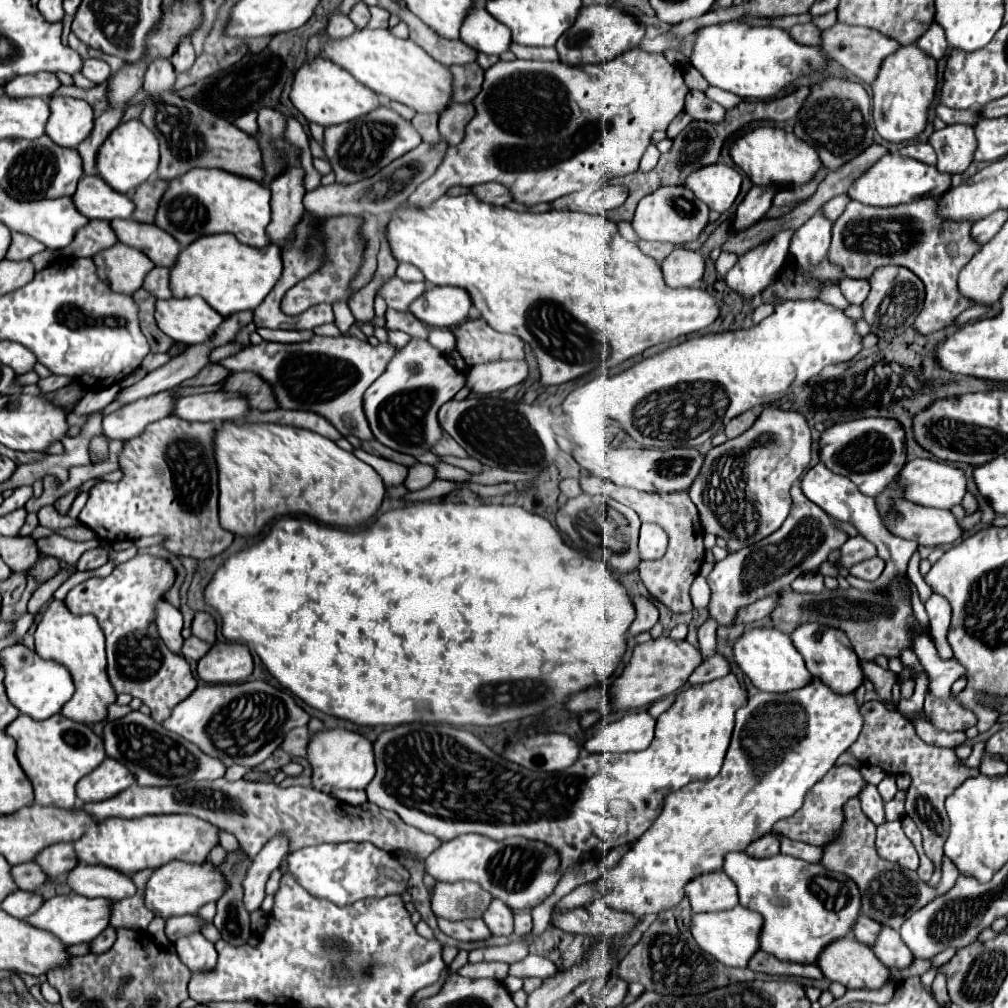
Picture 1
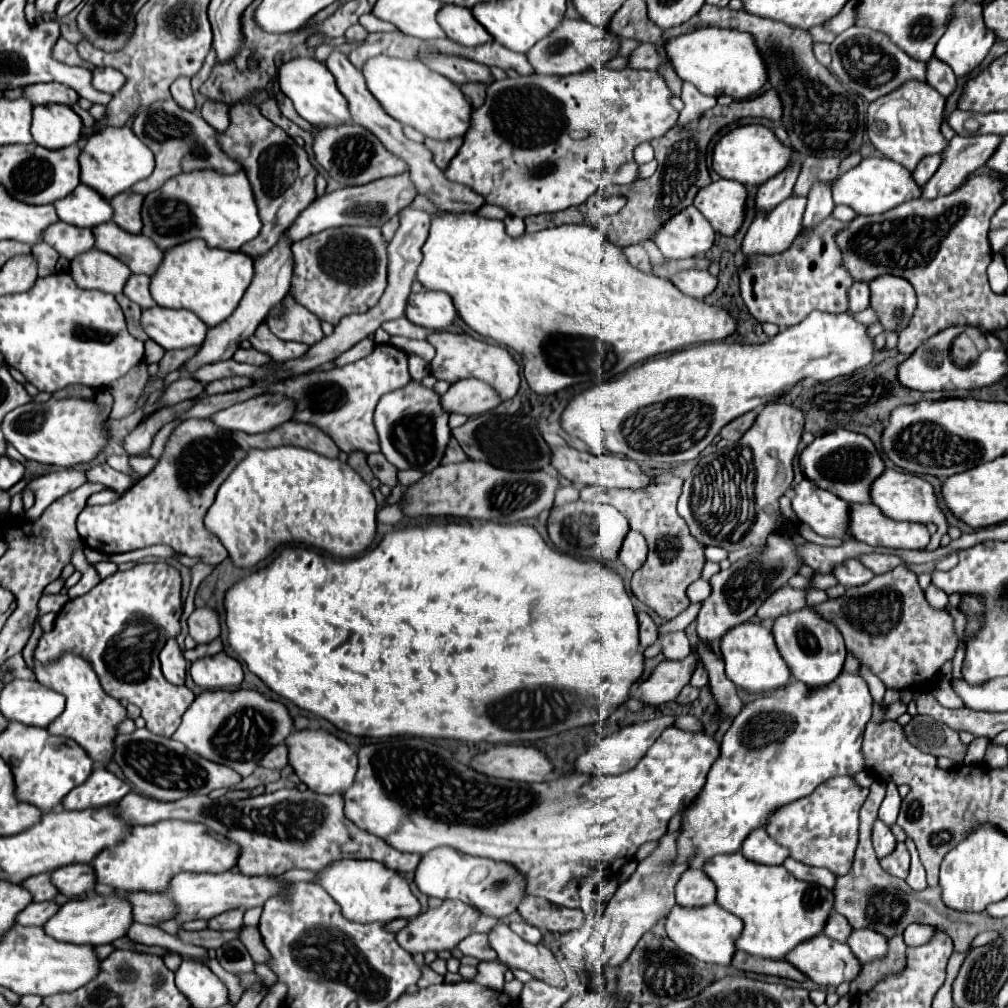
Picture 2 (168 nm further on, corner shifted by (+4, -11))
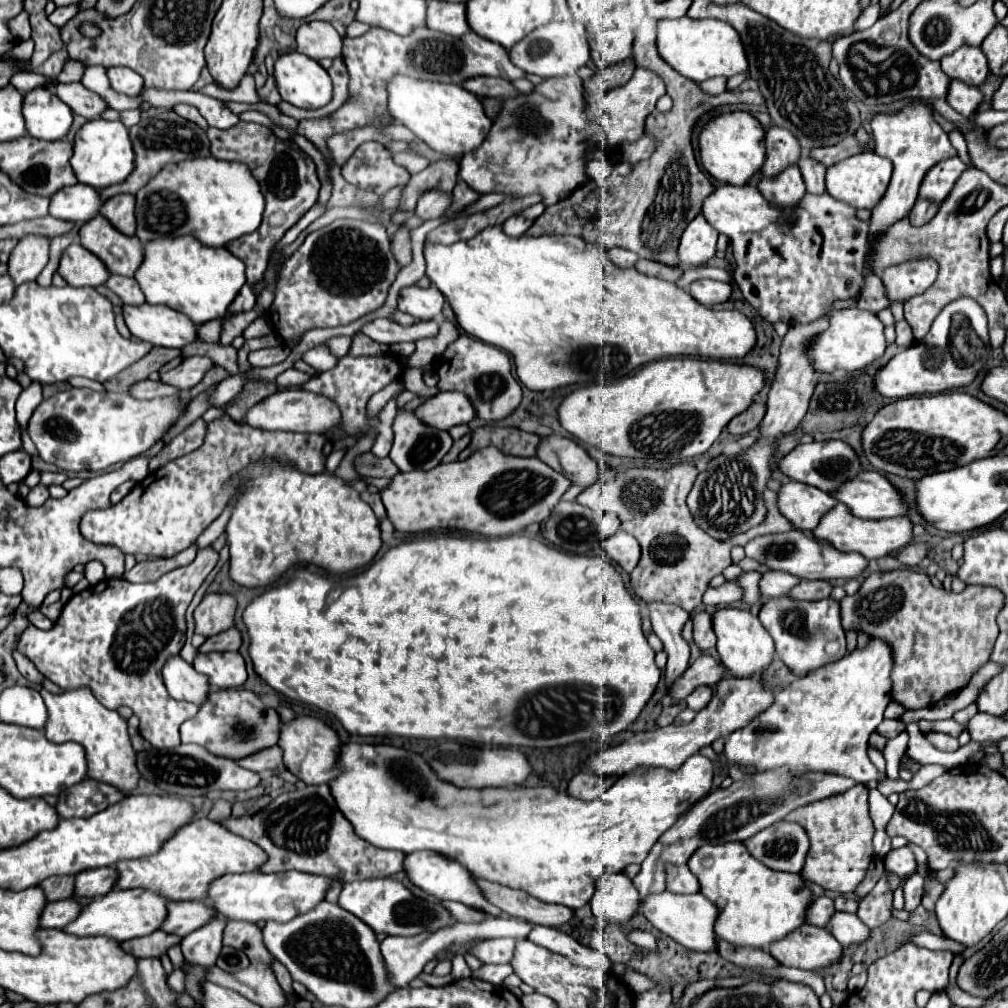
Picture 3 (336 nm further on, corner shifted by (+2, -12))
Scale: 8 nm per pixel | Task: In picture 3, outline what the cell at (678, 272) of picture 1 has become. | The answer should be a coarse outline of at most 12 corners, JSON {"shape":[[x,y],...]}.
{"shape":[[714,279],[692,281],[688,293],[702,305],[730,297],[730,285]]}

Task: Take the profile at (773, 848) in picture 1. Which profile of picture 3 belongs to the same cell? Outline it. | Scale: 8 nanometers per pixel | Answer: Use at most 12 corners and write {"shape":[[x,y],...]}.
{"shape":[[774,823],[744,841],[760,863],[800,873],[808,835]]}

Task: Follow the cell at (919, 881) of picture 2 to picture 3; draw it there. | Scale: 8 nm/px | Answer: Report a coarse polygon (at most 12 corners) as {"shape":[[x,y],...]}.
{"shape":[[910,877],[904,885],[906,911],[920,905],[924,877]]}

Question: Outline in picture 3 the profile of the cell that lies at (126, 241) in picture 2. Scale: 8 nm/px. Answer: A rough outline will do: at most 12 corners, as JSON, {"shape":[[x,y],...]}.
{"shape":[[102,215],[84,223],[82,247],[114,275],[132,277],[144,243],[120,233]]}

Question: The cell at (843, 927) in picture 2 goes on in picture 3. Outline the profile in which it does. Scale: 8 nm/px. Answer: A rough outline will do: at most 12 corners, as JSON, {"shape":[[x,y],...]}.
{"shape":[[818,897],[808,923],[826,927],[836,909],[830,897]]}

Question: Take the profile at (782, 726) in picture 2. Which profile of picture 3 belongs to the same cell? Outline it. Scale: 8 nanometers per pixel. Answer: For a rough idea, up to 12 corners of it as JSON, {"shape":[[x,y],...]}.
{"shape":[[872,639],[730,733],[740,769],[880,775],[892,655]]}

